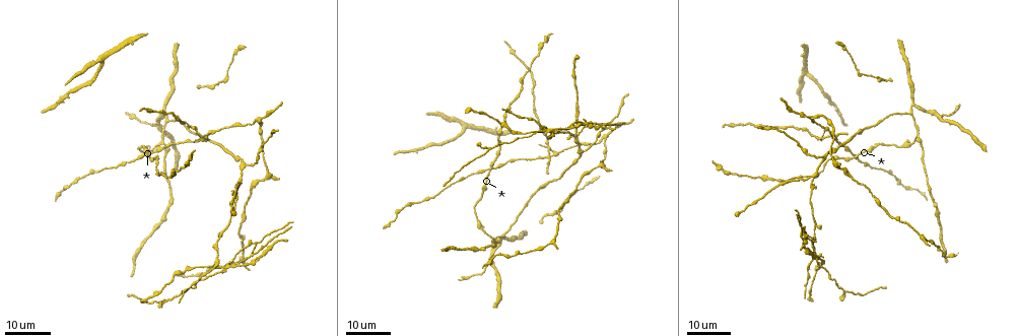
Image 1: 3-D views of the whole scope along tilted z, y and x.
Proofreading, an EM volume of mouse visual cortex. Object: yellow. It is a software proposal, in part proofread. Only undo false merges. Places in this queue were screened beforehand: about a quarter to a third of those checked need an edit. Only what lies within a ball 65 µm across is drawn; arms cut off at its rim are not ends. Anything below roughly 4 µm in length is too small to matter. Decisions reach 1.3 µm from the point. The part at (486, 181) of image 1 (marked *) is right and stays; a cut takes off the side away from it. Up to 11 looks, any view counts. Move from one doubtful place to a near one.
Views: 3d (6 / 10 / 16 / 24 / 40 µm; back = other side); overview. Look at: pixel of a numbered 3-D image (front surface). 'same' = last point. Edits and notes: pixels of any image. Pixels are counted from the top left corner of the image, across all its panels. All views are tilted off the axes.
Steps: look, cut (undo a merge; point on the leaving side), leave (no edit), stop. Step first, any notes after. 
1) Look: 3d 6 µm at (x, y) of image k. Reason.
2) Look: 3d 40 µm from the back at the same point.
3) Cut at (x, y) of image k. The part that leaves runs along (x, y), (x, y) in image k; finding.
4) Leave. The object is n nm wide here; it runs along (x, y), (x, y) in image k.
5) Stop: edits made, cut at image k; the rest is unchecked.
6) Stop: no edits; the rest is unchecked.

Look: 3d 24 µm at (813, 208) of image 1. Sudden change in width.

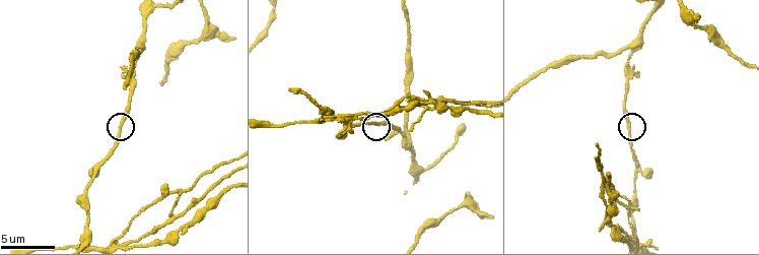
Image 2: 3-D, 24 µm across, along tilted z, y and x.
Look: 3d 10 µm at (120, 126) of image 2.

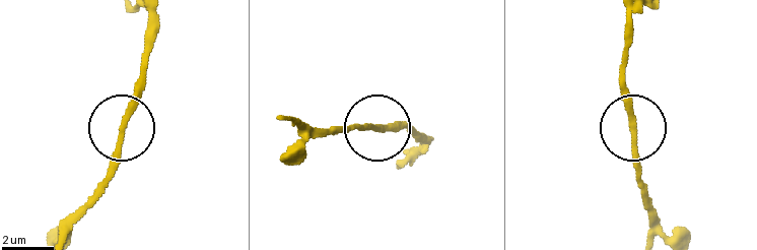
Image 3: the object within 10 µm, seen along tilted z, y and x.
Leave. All the same neuron.

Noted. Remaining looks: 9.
Look: 3d 6 µm at (349, 120) of image 2.

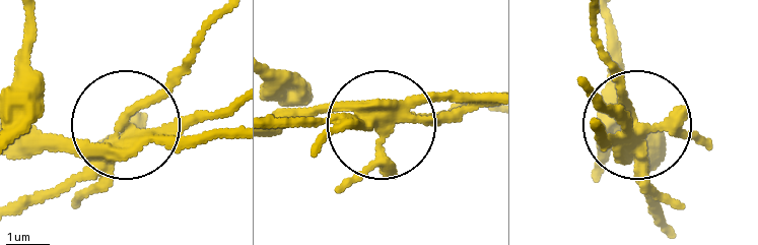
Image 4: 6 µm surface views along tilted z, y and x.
Cut at (140, 119) of image 4. The side arm is 19 µm long; 5 arms meet here; a second neuron is stuck on.

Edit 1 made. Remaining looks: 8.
Look: 3d 24 µm at (485, 169) of image 1. Two arms in line, one across.

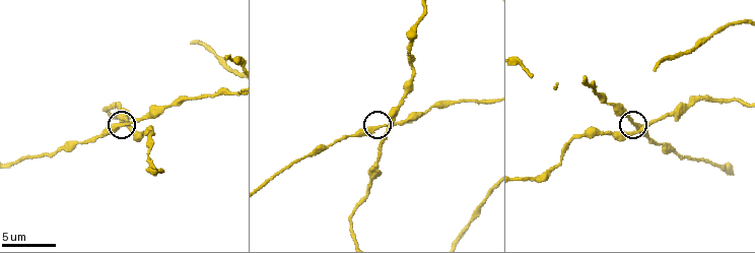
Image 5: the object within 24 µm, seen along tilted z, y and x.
Look: 3d 6 µm at (124, 126) of image 5.

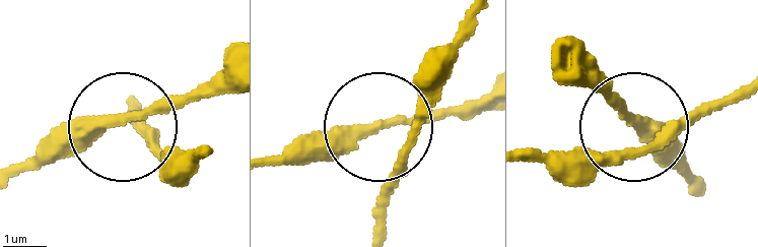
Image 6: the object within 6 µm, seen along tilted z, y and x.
Leave. One neuron here.

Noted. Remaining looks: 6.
Look: overview. See it whole again.

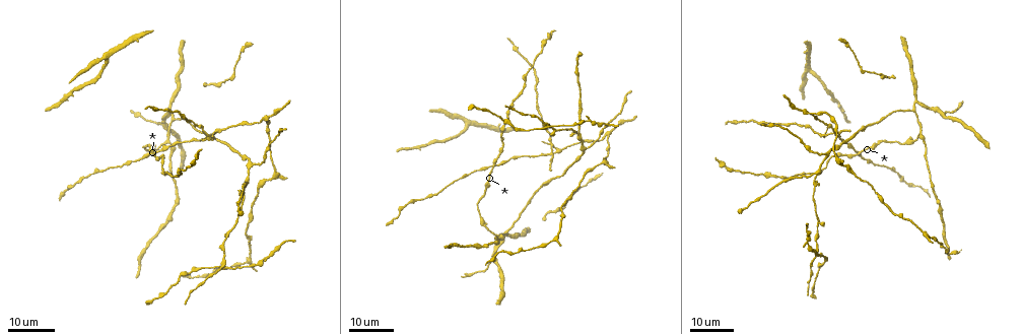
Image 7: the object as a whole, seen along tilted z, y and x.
Look: 3d 16 µm at (162, 126) of image 7. Four arms meet.

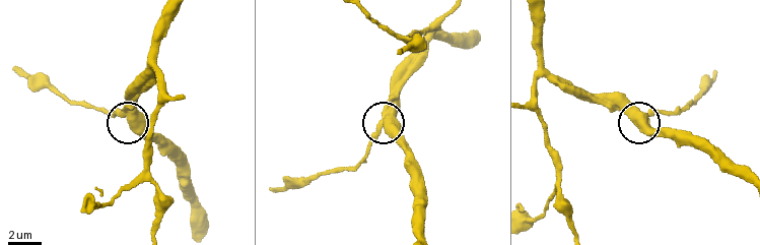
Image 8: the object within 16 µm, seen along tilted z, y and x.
Look: 3d 10 µm at the same point.

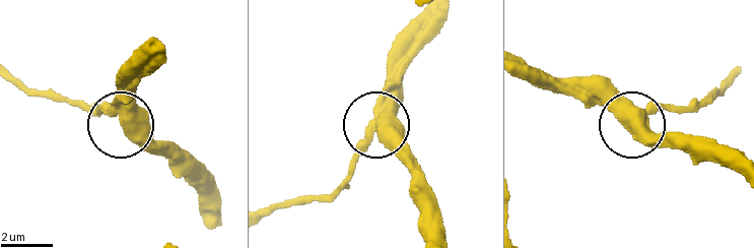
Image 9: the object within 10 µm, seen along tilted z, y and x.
Leave. The object is 440 nm wide here; one neuron here.

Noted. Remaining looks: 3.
Look: 3d 24 µm at (519, 233) of image 7.

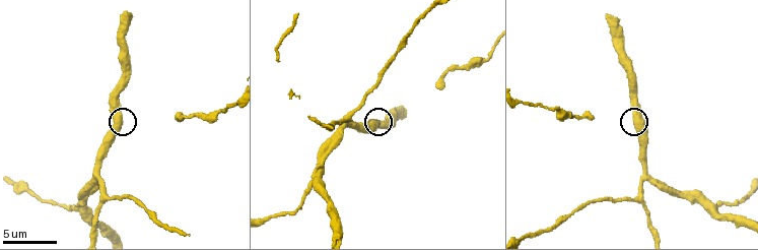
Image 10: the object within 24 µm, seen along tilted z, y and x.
Look: 3d 10 µm at (634, 121) of image 10.

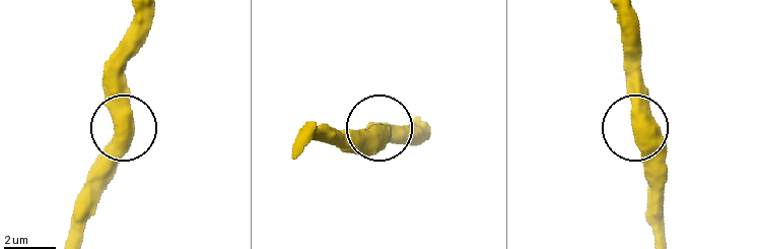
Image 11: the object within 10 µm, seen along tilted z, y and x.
Leave. The side arm is 11 µm long; it runs along (80, 236), (80, 196), (89, 170), (122, 129), (123, 40) in image 11; all the same neuron.

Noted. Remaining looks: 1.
Stop: edits made, cut at image 4; the rest is unchecked.

